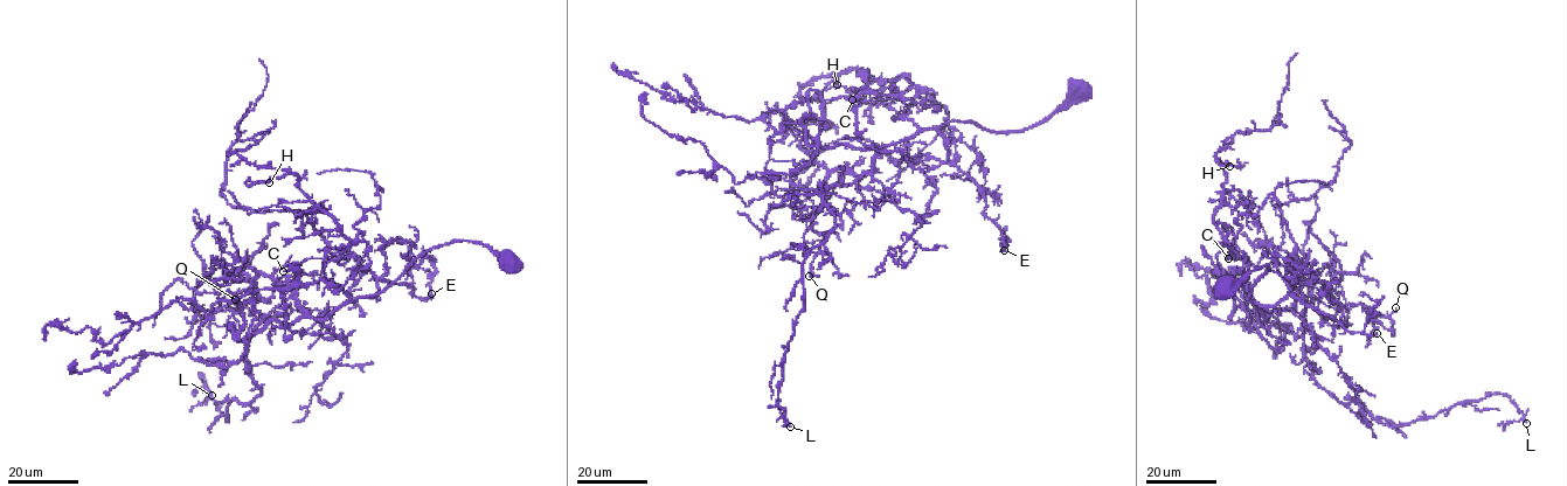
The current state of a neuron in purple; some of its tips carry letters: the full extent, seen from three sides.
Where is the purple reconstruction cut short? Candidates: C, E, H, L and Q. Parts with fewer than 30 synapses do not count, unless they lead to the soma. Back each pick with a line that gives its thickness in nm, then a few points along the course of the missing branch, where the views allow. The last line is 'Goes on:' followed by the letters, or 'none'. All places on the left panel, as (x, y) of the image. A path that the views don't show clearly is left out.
E: 190 nm | (431, 293), (411, 293), (394, 304), (348, 309), (330, 324), (304, 359)
L: 200 nm | (212, 395), (243, 414), (259, 430), (269, 428)
Goes on: E, L

